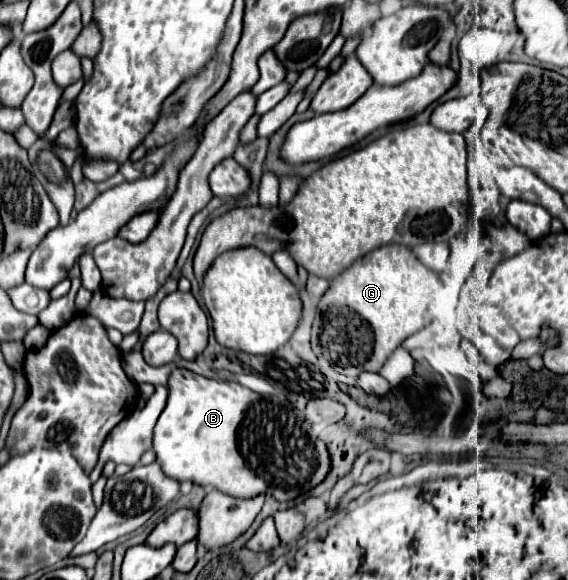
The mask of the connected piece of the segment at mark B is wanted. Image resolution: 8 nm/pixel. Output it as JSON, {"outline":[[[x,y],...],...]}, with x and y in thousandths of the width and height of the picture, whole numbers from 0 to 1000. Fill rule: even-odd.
{"outline":[[[305,638],[298,652],[298,690],[269,738],[269,776],[287,817],[305,828],[333,828],[350,838],[375,838],[410,855],[445,855],[481,841],[481,855],[491,866],[526,855],[533,845],[548,845],[579,814],[579,783],[572,766],[548,755],[548,731],[533,721],[533,710],[519,700],[484,686],[463,683],[417,659],[371,655],[347,648],[333,638]]]}

